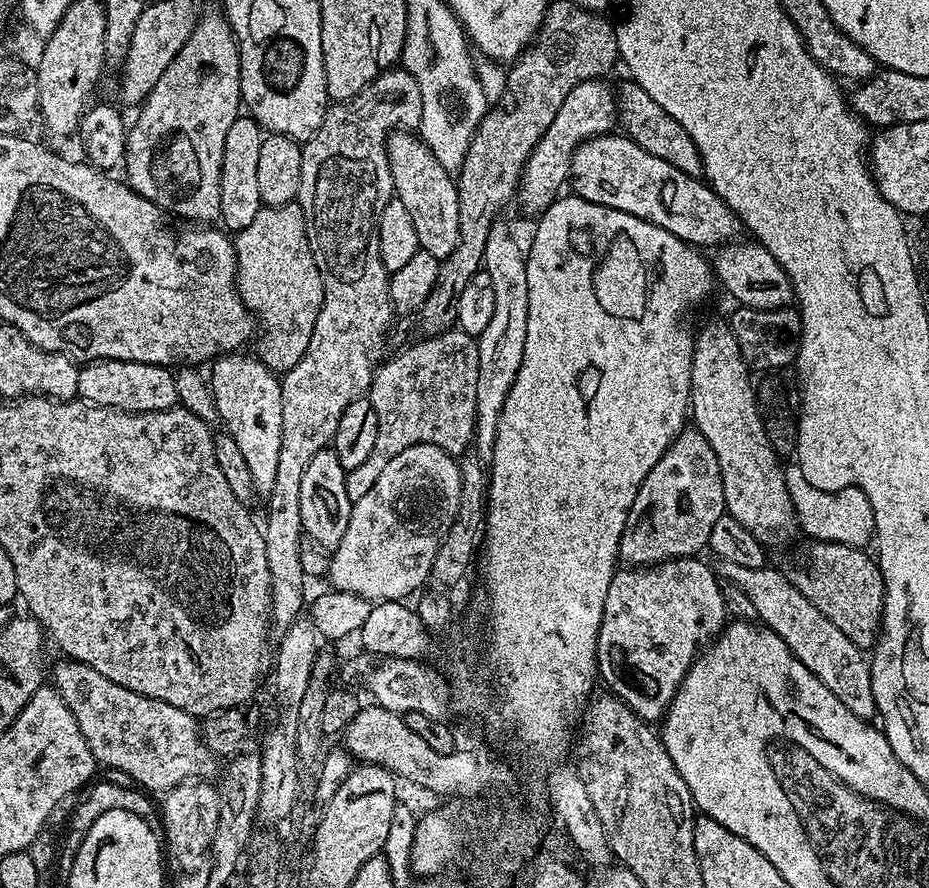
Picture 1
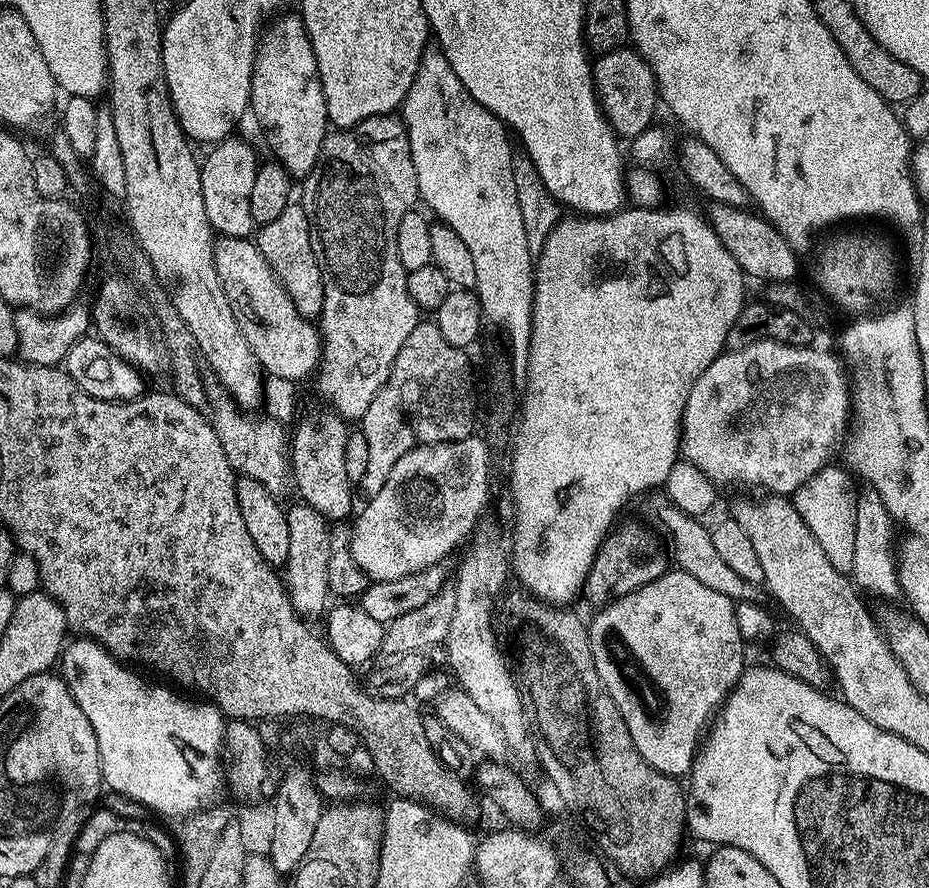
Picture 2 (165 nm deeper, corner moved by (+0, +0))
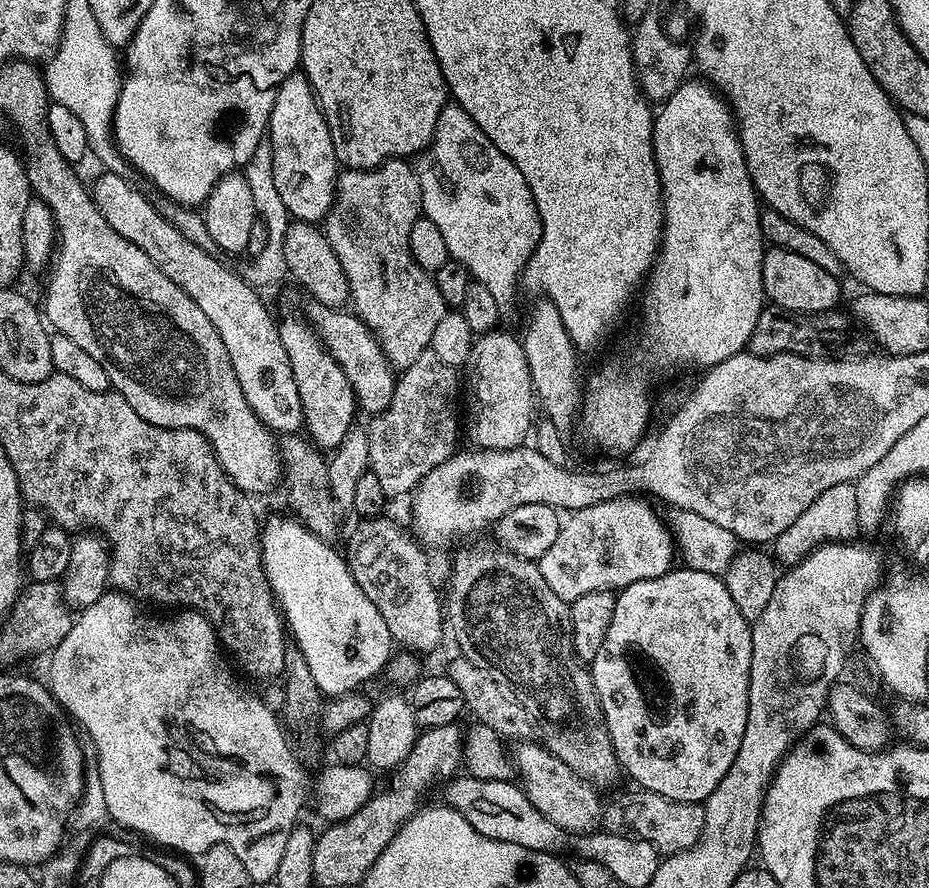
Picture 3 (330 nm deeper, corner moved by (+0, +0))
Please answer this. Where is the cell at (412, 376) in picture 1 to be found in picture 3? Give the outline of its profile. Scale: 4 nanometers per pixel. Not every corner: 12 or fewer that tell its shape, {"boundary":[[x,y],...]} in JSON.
{"boundary":[[426,354],[371,417],[368,467],[407,497],[456,451],[457,369]]}

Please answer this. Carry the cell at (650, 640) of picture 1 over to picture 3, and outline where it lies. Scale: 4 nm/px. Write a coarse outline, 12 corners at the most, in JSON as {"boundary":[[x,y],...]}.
{"boundary":[[720,576],[619,589],[590,662],[633,785],[699,804],[746,734]]}

